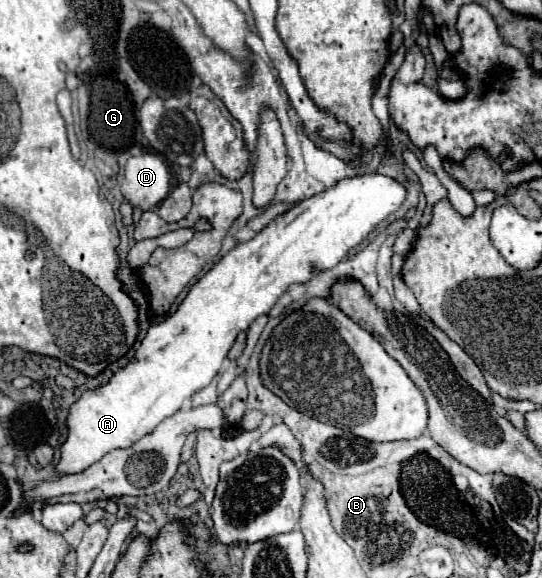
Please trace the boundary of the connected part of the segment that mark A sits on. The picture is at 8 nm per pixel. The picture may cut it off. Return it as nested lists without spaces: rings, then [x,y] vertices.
[[[359,175],[359,177],[343,179],[343,181],[339,181],[337,185],[329,187],[327,191],[323,191],[323,193],[319,193],[319,195],[313,195],[313,197],[303,199],[301,203],[297,203],[297,205],[295,205],[293,209],[289,209],[285,215],[277,217],[273,223],[269,223],[265,229],[261,229],[251,241],[241,243],[239,247],[233,247],[217,265],[211,267],[211,271],[207,271],[207,273],[191,287],[191,291],[187,293],[187,297],[183,299],[183,303],[179,305],[179,309],[177,309],[173,315],[169,315],[165,321],[161,321],[161,323],[157,323],[157,325],[151,325],[151,329],[147,331],[147,335],[145,335],[145,339],[143,339],[143,343],[141,343],[141,347],[139,347],[139,351],[137,351],[137,355],[135,355],[135,359],[133,359],[131,363],[127,363],[119,373],[115,373],[113,379],[111,379],[107,385],[99,387],[97,391],[87,391],[85,395],[81,395],[81,399],[79,399],[77,403],[73,403],[71,415],[69,415],[69,419],[67,419],[67,423],[69,423],[69,437],[67,437],[67,441],[65,441],[63,447],[61,447],[61,461],[57,463],[57,471],[59,471],[59,473],[65,473],[65,475],[85,471],[89,465],[93,465],[95,461],[99,461],[99,459],[101,459],[103,455],[107,455],[109,451],[119,449],[119,447],[131,447],[137,439],[141,439],[143,435],[151,433],[163,419],[167,419],[169,415],[177,413],[177,411],[181,409],[181,405],[183,405],[185,399],[189,399],[195,391],[207,387],[207,385],[217,377],[217,373],[219,373],[219,369],[221,369],[221,363],[223,363],[223,359],[227,357],[227,353],[229,353],[229,349],[231,349],[231,345],[233,345],[233,341],[235,341],[235,337],[237,337],[239,331],[247,331],[249,325],[251,325],[259,315],[269,313],[269,309],[271,309],[271,307],[275,305],[275,301],[287,291],[287,287],[289,287],[291,283],[305,283],[305,281],[309,281],[309,279],[313,277],[313,269],[329,269],[329,267],[337,265],[337,263],[339,263],[353,247],[357,247],[381,221],[385,221],[387,215],[391,215],[391,213],[403,203],[403,199],[405,199],[405,187],[399,185],[399,183],[395,183],[395,181],[389,179],[389,177],[383,177],[383,175]]]

